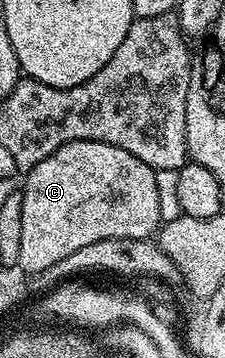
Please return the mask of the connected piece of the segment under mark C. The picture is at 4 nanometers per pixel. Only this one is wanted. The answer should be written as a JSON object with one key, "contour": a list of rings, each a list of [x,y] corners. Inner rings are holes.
{"contour":[[[78,140],[63,144],[49,158],[37,162],[26,173],[21,184],[21,216],[25,216],[25,226],[21,226],[21,254],[18,271],[34,274],[41,270],[49,270],[61,258],[69,258],[73,250],[81,250],[81,246],[90,246],[93,242],[101,242],[105,238],[141,238],[146,240],[156,235],[160,227],[159,199],[157,198],[157,182],[155,169],[141,158],[133,158],[129,150],[121,150],[117,146],[109,146],[105,142]],[[37,216],[39,220],[33,222]]]}

